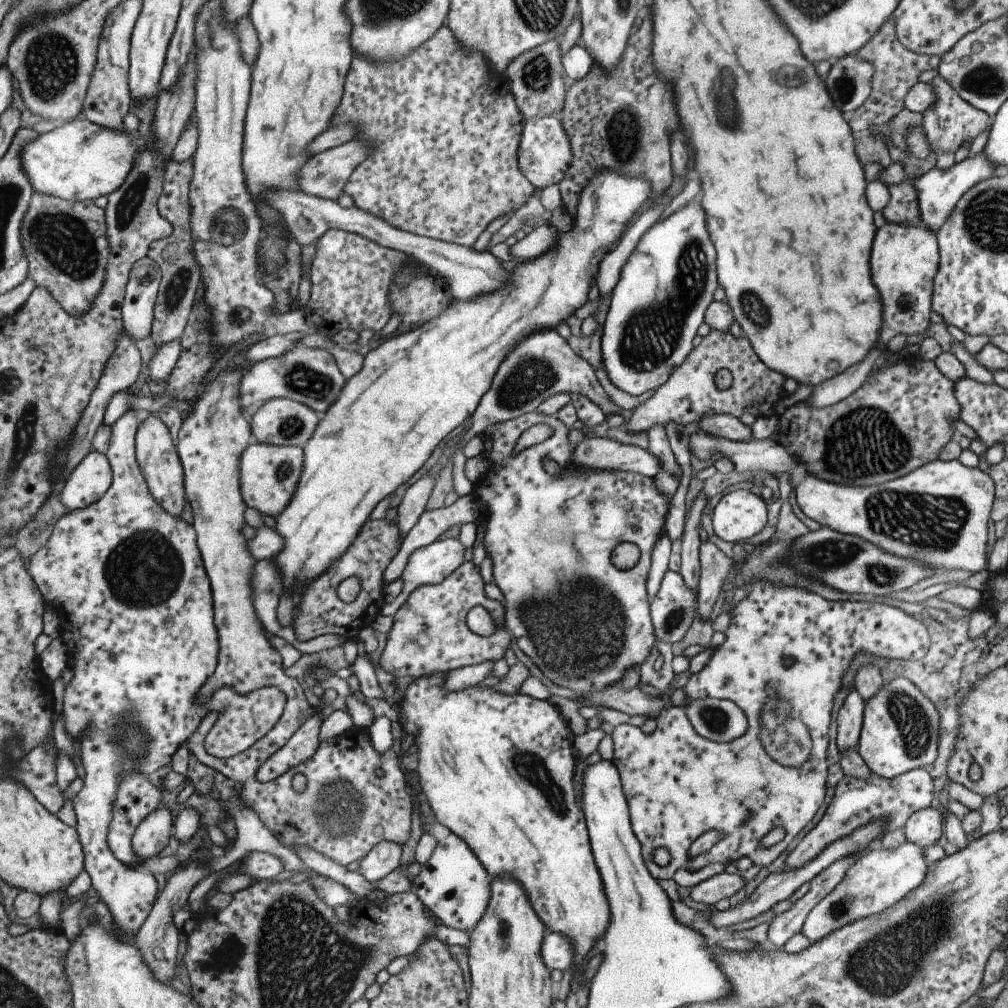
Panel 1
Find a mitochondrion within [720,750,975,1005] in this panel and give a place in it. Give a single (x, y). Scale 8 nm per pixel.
(883, 966)

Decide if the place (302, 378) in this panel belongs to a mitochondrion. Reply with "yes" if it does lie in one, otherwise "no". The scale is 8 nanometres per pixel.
yes

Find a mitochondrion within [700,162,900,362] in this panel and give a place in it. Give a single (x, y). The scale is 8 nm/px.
(755, 310)

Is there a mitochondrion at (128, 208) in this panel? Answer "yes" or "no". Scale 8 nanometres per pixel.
yes

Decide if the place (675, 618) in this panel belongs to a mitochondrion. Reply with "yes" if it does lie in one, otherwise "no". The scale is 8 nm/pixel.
yes

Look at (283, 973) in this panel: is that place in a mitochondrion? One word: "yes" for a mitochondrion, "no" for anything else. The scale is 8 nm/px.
yes

